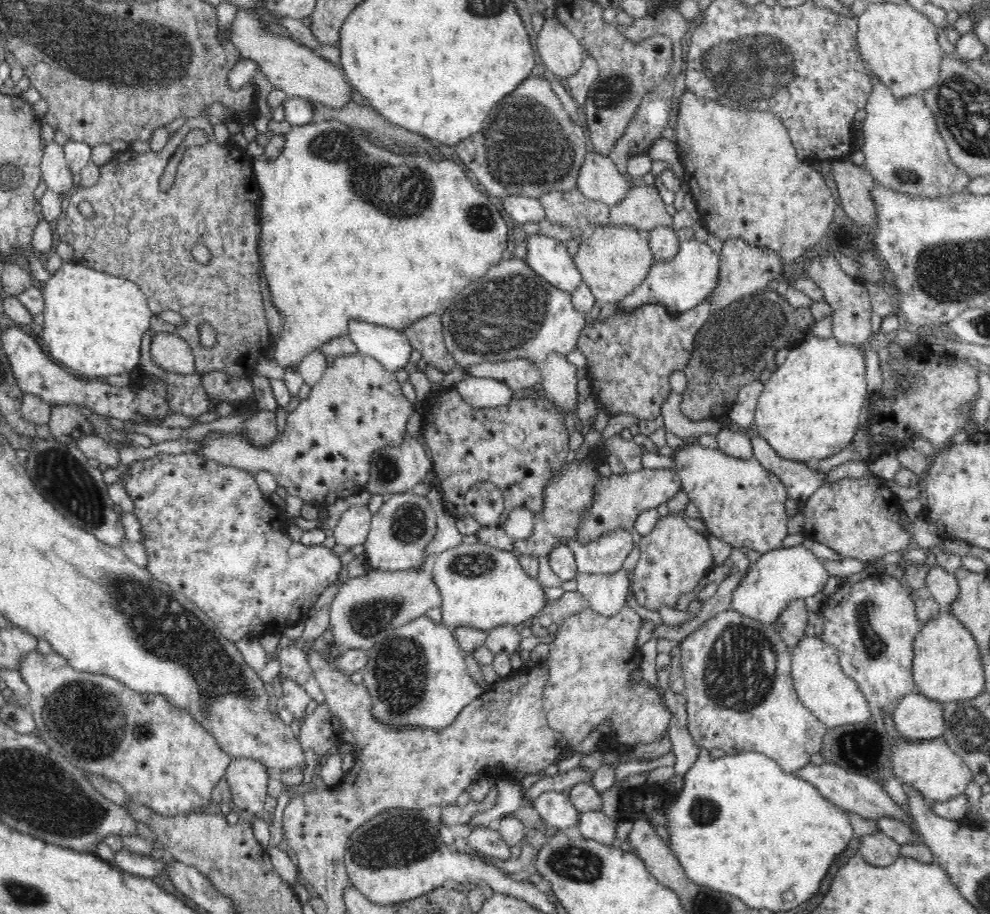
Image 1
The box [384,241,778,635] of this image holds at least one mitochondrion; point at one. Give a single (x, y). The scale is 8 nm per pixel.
(509, 313)

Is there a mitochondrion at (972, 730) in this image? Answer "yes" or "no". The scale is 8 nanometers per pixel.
yes

